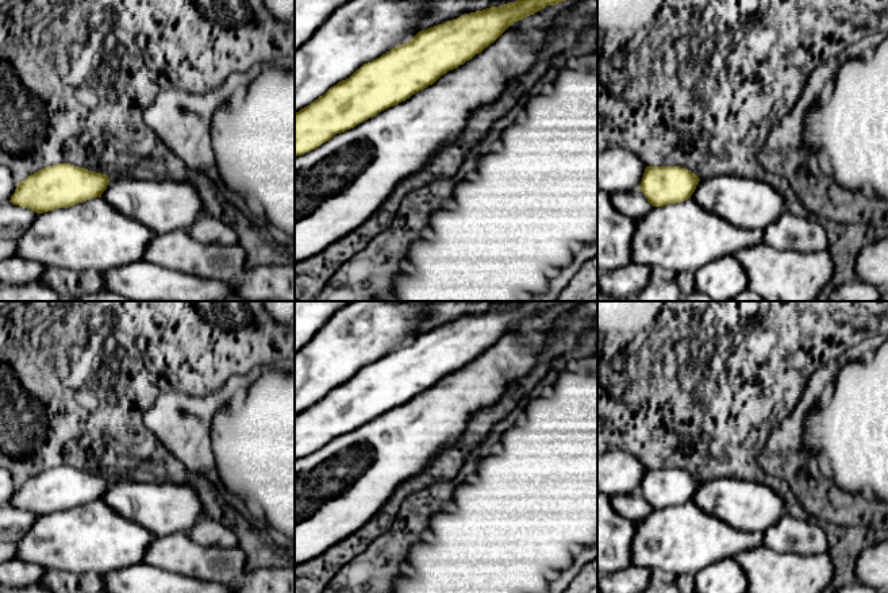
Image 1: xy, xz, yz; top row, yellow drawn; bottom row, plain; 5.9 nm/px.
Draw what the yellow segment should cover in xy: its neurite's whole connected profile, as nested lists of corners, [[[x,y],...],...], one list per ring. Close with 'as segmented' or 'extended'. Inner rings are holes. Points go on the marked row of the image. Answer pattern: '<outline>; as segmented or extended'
[[[70,163],[47,166],[20,181],[9,203],[36,213],[101,197],[108,176]]]; as segmented

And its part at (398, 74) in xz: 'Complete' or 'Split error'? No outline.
Complete

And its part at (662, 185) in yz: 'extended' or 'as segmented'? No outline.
as segmented

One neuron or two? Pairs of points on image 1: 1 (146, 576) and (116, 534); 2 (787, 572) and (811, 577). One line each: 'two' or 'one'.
1: two
2: one

